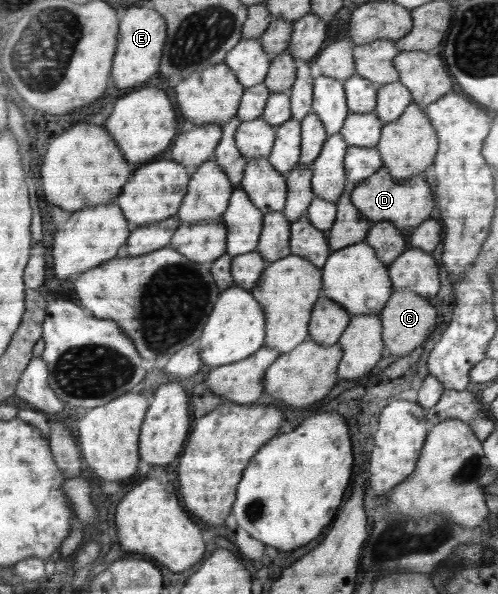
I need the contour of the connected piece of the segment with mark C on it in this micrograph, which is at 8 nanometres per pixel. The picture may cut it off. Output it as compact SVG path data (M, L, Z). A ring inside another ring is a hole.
M408 289L394 291L379 316L382 319L382 339L385 341L386 354L384 357L387 355L403 357L411 353L433 333L435 323L437 323L437 313L425 301L425 297Z

